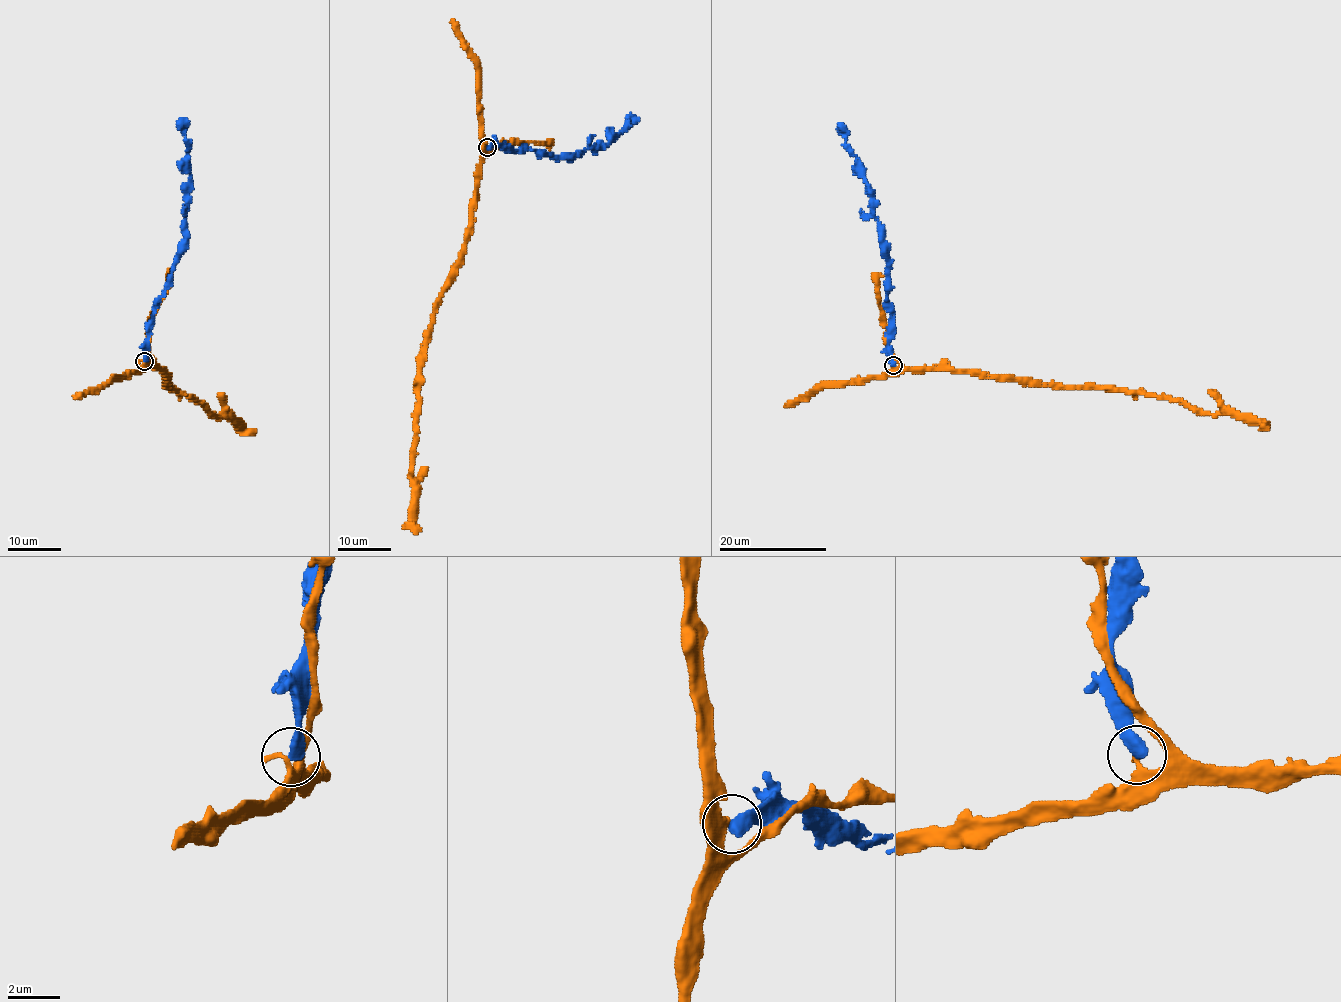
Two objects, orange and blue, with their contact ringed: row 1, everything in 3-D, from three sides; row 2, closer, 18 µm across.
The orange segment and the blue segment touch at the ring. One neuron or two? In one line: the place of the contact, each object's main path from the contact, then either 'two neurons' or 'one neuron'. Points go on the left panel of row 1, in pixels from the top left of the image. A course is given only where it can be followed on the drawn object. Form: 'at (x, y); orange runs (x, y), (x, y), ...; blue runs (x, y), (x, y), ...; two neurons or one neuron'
at (144, 361); orange runs (144, 361), (166, 369), (171, 389), (195, 397), (213, 415), (236, 420), (241, 431), (256, 433); blue runs (144, 361), (147, 322), (184, 239), (189, 165), (188, 145), (181, 131), (184, 118); two neurons

